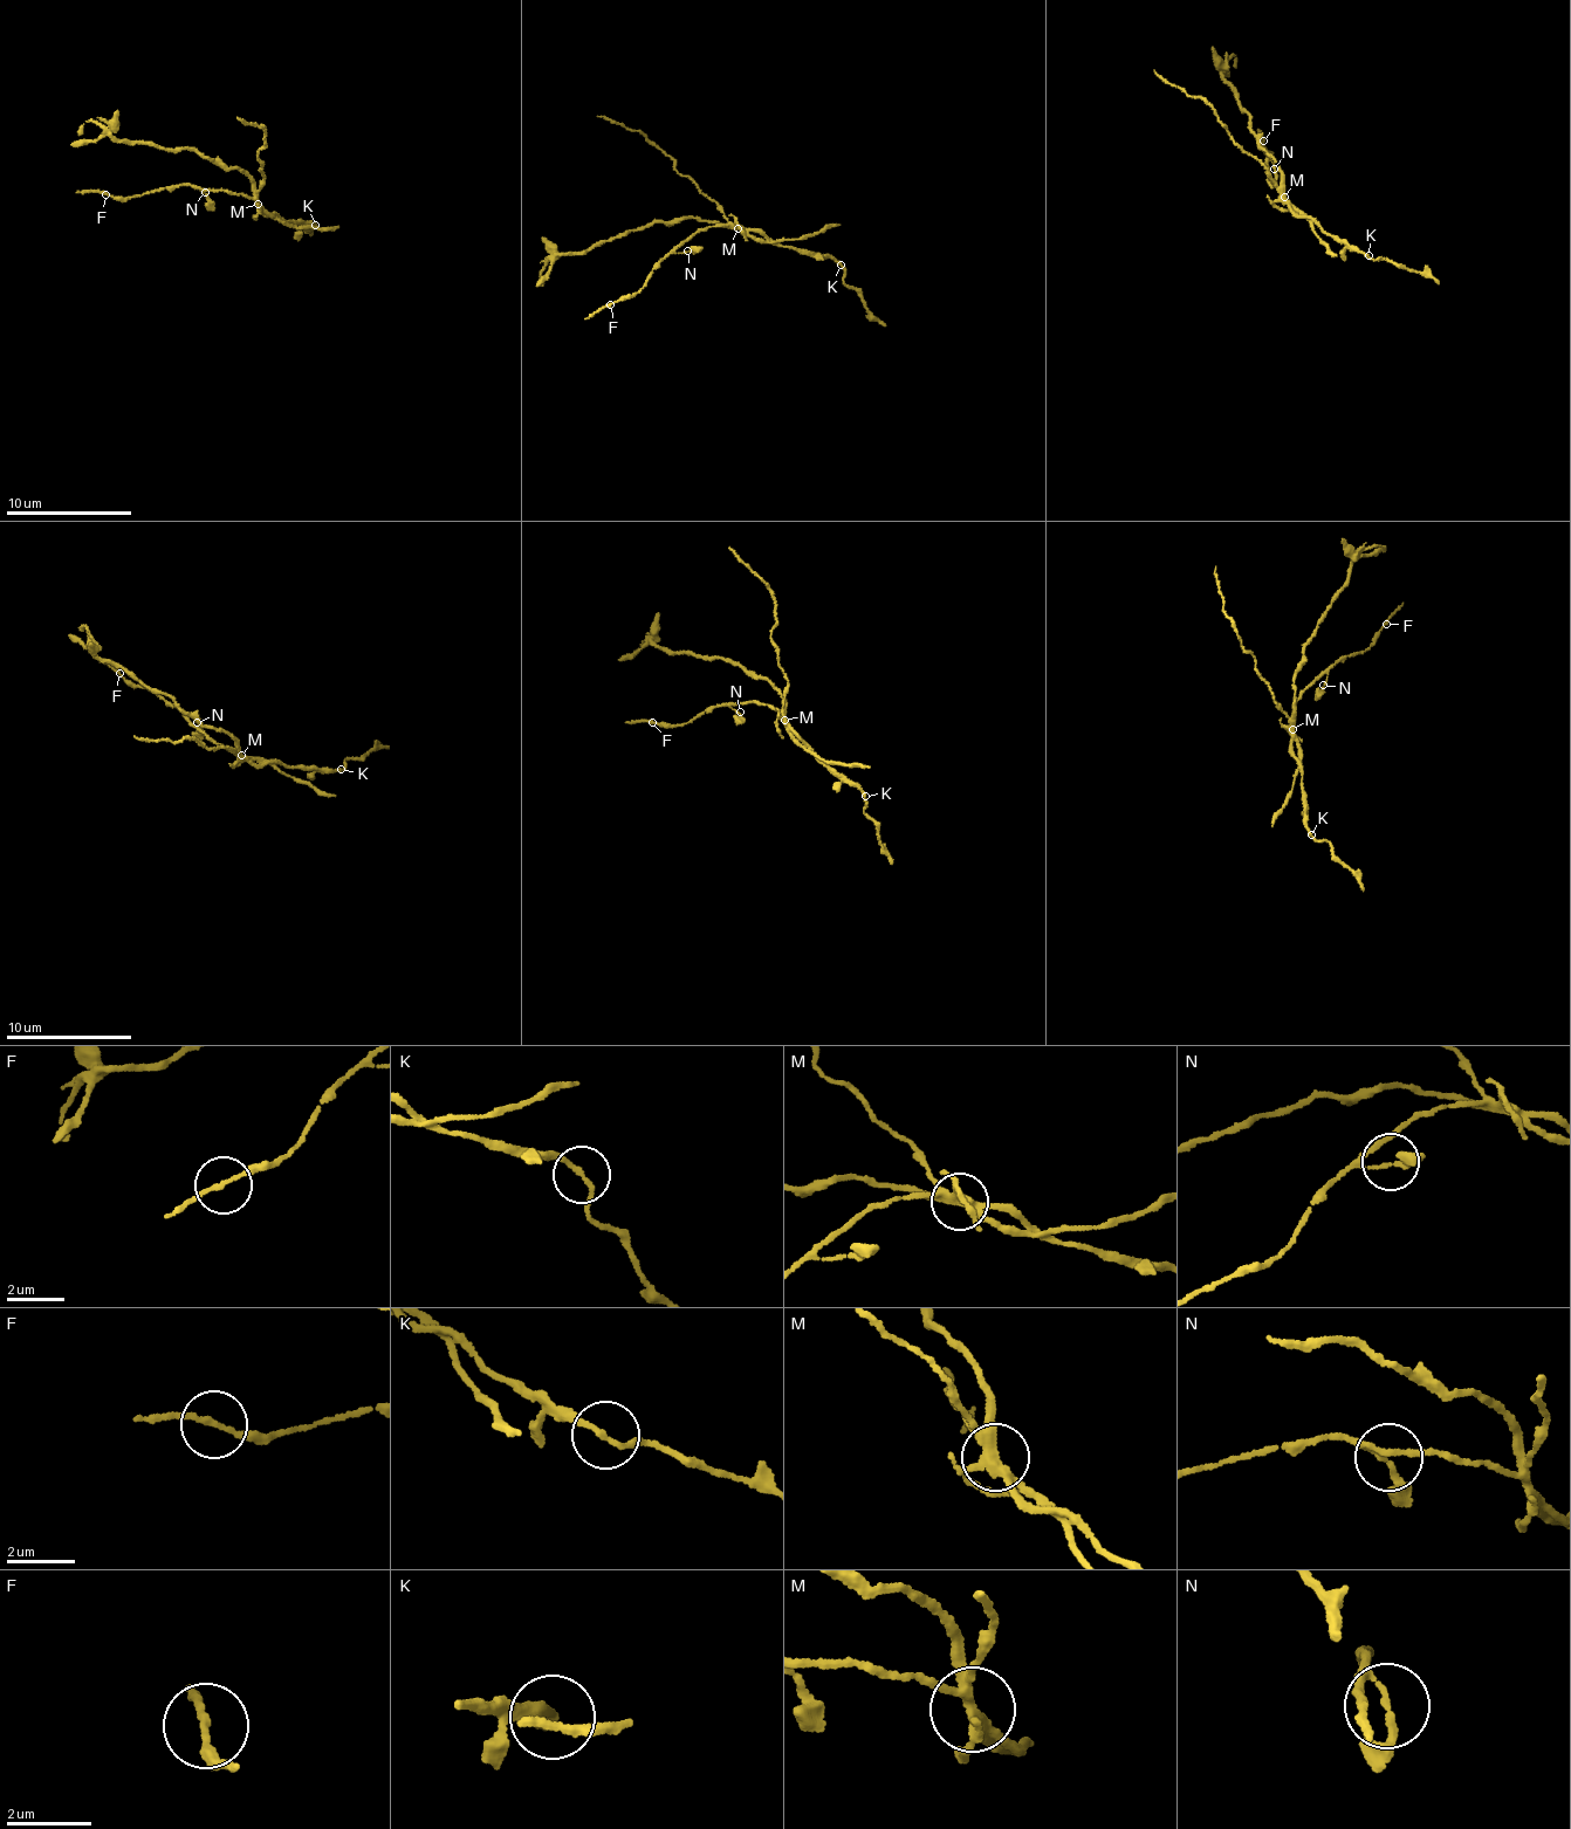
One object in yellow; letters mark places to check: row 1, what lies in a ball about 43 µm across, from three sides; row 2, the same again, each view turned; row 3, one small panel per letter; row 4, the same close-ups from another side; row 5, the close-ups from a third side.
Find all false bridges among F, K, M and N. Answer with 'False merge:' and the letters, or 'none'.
False merge: K, M

